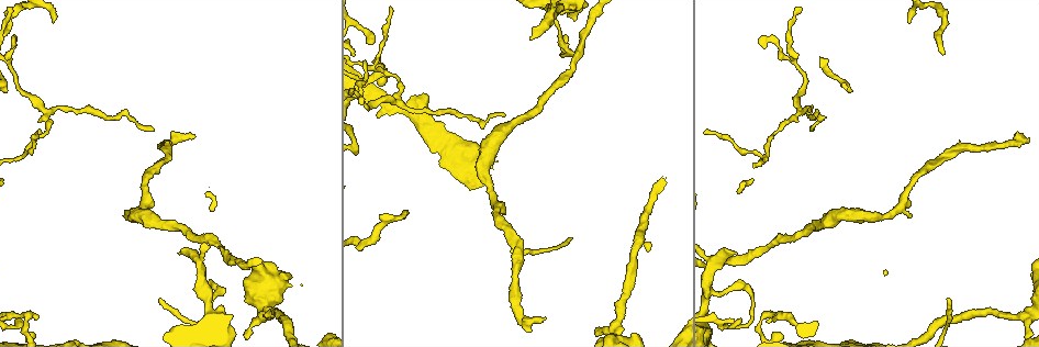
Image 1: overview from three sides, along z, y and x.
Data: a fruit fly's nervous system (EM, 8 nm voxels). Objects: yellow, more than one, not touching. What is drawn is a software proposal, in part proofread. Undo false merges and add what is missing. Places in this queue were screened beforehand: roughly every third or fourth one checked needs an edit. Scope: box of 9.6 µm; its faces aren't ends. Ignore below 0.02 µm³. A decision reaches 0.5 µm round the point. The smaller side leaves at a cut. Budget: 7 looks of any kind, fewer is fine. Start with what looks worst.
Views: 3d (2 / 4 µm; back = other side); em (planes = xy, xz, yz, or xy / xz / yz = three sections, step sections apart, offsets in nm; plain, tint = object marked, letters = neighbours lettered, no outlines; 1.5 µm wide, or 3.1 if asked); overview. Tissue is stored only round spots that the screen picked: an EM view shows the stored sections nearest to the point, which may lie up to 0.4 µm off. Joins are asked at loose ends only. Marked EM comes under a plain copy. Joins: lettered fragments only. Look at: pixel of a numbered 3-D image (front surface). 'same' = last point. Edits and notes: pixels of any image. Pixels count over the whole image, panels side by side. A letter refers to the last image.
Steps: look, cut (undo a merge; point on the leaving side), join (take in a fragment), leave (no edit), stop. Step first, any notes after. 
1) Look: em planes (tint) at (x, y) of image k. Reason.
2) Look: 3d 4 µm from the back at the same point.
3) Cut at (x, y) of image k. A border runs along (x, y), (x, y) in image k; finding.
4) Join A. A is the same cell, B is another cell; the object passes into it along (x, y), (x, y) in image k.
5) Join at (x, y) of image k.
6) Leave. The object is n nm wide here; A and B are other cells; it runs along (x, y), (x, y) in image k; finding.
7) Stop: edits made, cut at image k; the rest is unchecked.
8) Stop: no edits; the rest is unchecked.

Look: em planes (letters) at (561, 33) of image 1. Calibre changes.

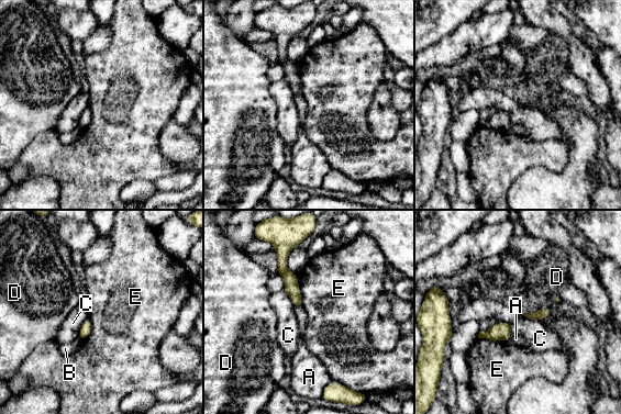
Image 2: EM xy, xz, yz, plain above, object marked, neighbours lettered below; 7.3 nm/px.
Leave. A, B, C, D and E are other cells; it runs along (283, 261), (299, 304) in image 2; continuous, no second cell.

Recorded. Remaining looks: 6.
Look: 3d 2 µm at (909, 216) of image 1. Free end.

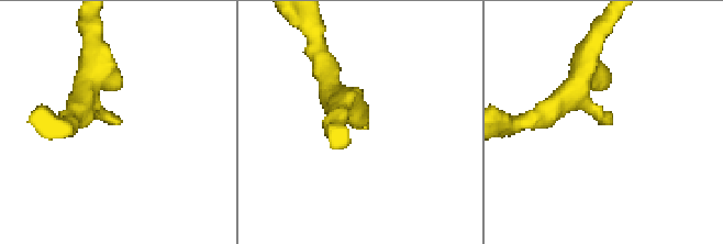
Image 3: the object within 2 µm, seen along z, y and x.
Look: em planes (letters) at (366, 127) of image 3. Shape alone is not enough.

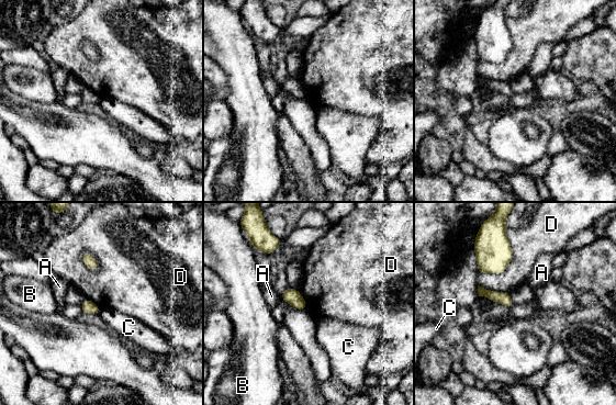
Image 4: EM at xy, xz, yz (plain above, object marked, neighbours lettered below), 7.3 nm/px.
Leave. A, B, C and D are other cells; a border runs along (507, 236), (507, 267), (478, 273) in image 4; no lettered fragment goes on from it.

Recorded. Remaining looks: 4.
Look: 3d 4 µm at (380, 71) of image 1. Sharp bend.

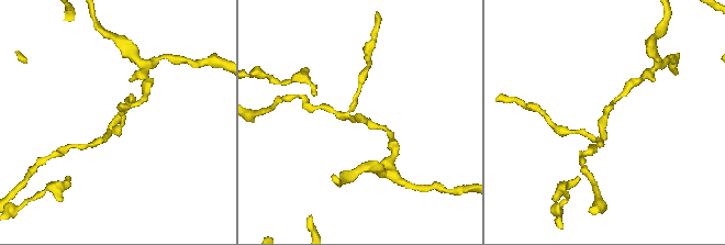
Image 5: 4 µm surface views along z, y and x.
Look: em planes (tint) at (602, 125) of image 5.

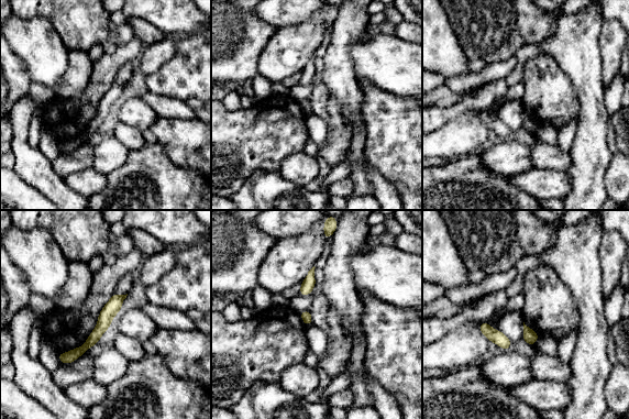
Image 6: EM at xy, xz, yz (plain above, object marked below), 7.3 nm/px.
Look: em planes (letters) at the same point. What lies round it.

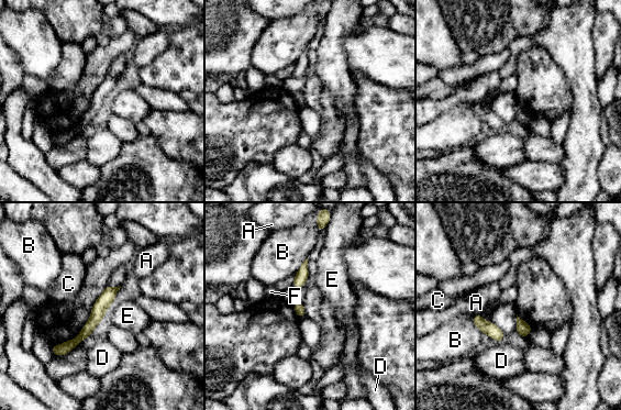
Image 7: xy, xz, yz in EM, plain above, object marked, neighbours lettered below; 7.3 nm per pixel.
Cut at (61, 350) of image 7. The longest contact is with B, 170 nm; A, B, C, D, E and F are other cells; a border runs along (77, 336), (80, 340) in image 7; two cells meet here.

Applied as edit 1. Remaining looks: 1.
Stop: edits made, cut at image 7; the rest is unchecked.

